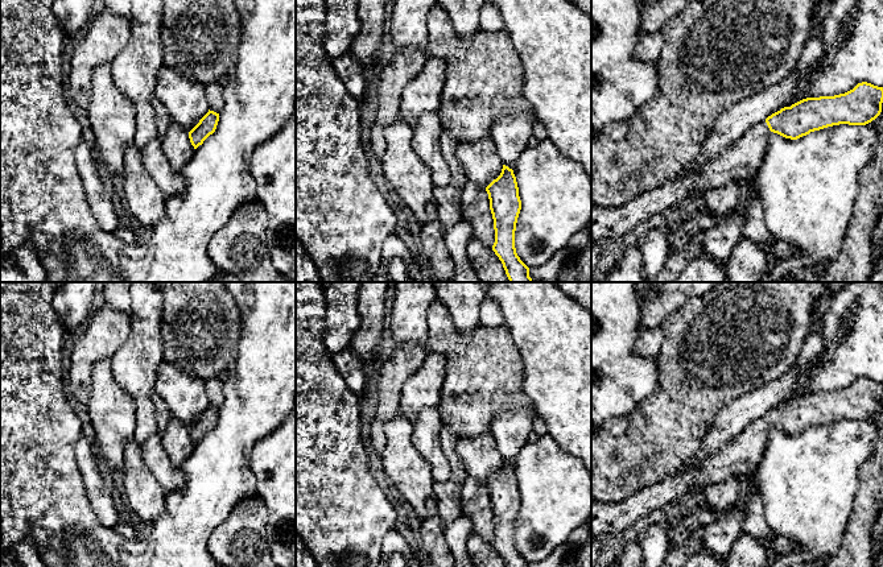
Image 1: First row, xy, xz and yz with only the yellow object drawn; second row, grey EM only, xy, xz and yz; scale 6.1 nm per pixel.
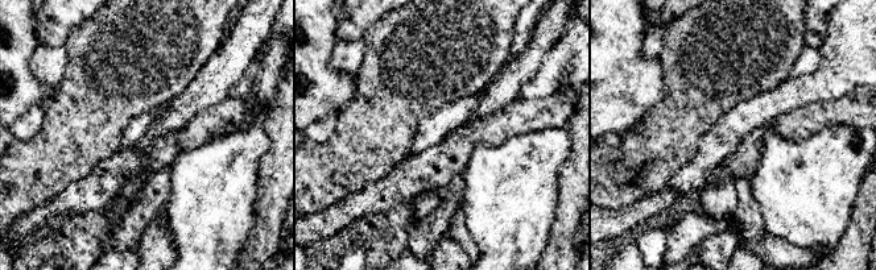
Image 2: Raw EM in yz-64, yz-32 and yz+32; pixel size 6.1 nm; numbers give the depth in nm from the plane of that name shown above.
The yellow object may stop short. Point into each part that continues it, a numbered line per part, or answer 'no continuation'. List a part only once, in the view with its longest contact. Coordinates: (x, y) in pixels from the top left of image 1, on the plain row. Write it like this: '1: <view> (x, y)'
1: yz (741, 456)

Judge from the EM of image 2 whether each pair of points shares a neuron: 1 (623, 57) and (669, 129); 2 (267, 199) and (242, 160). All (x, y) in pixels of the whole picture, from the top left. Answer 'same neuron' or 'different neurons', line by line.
1: different neurons
2: different neurons

